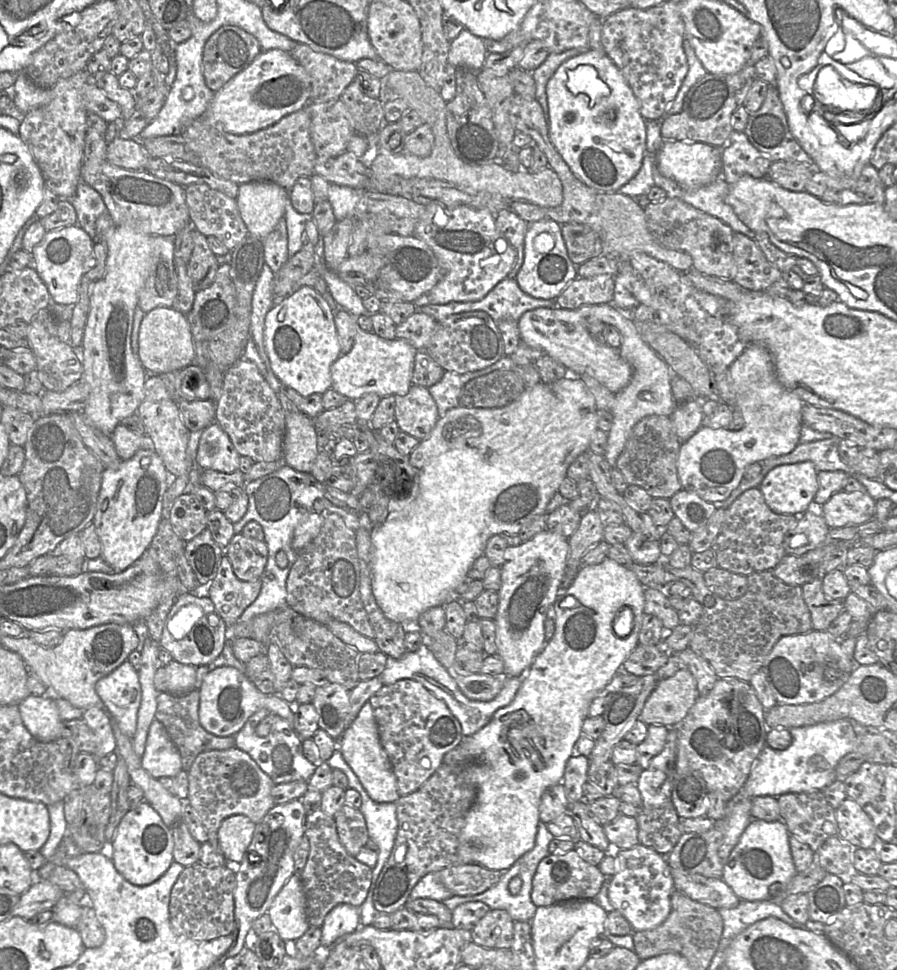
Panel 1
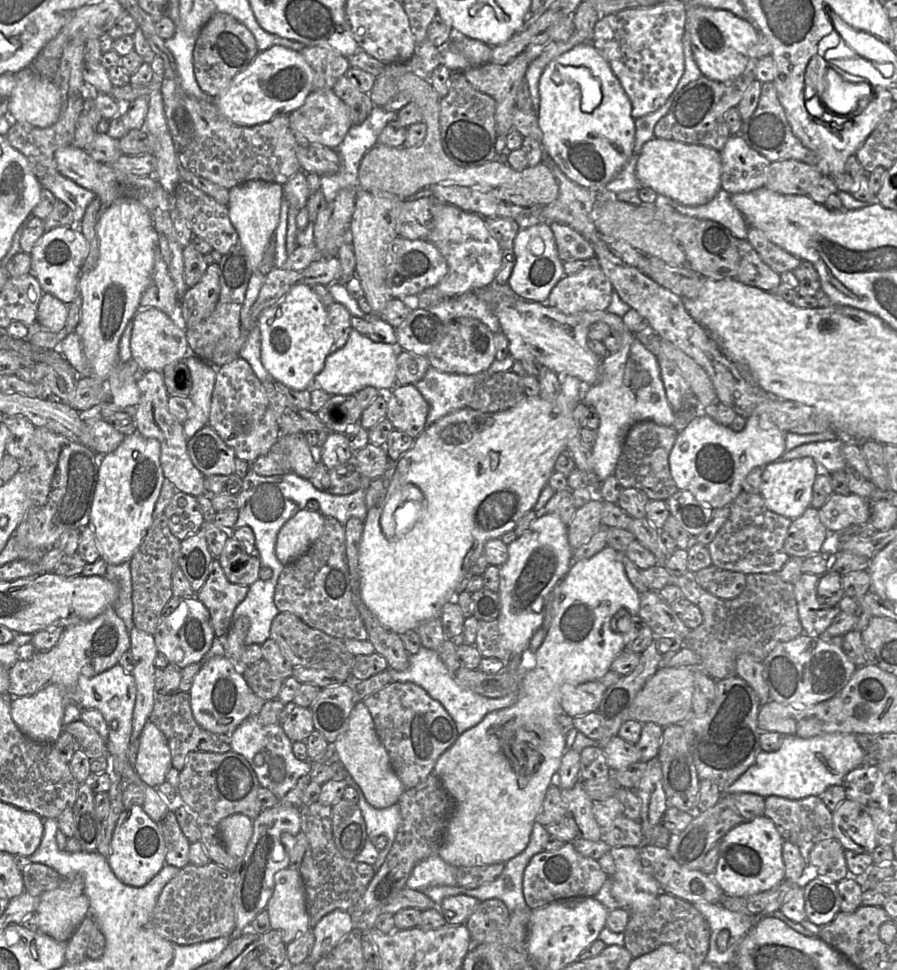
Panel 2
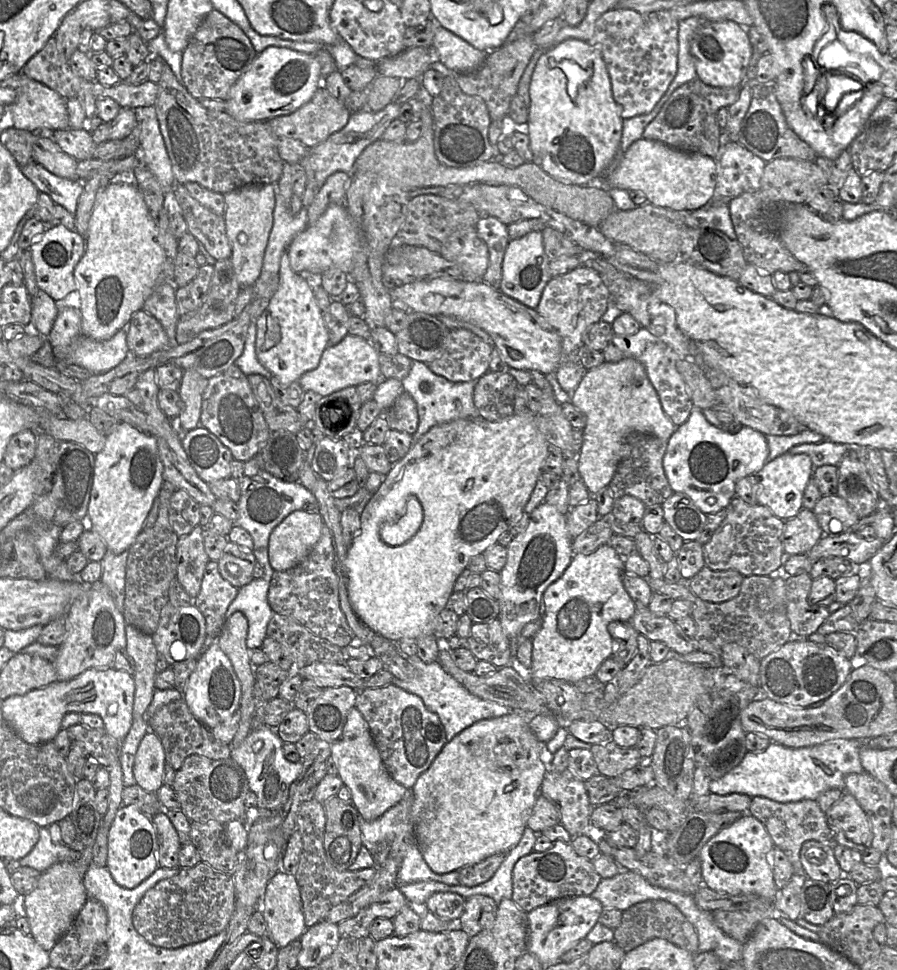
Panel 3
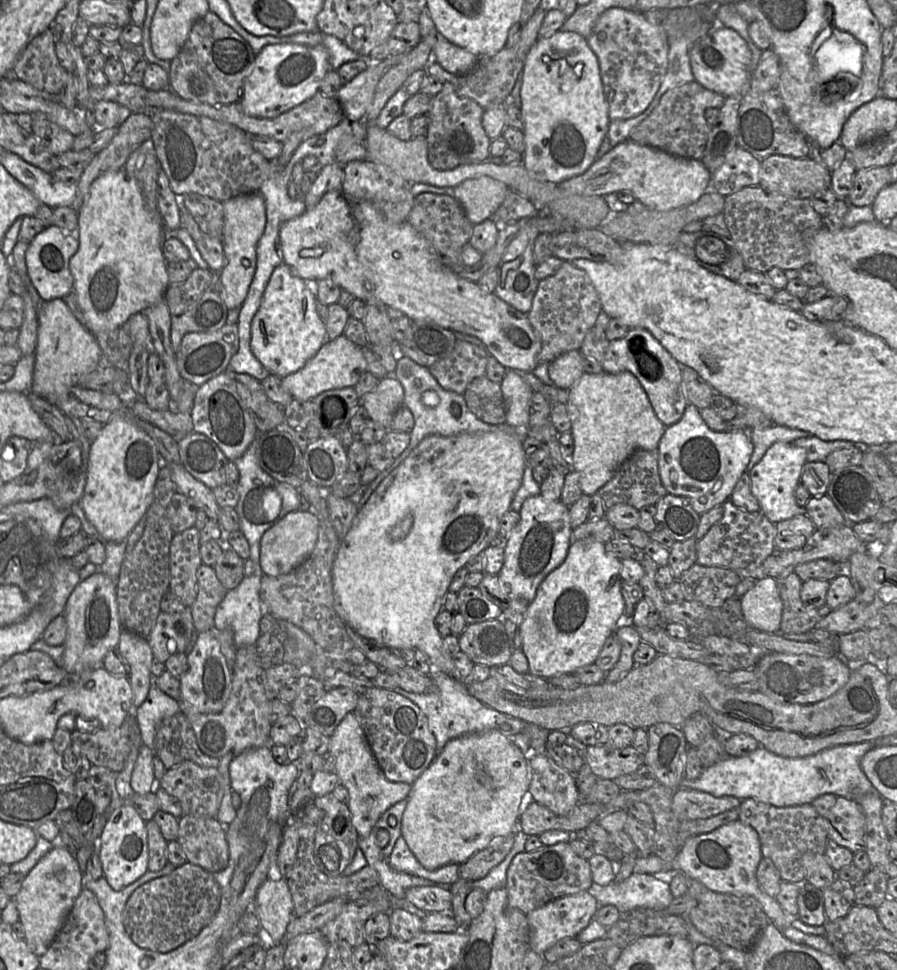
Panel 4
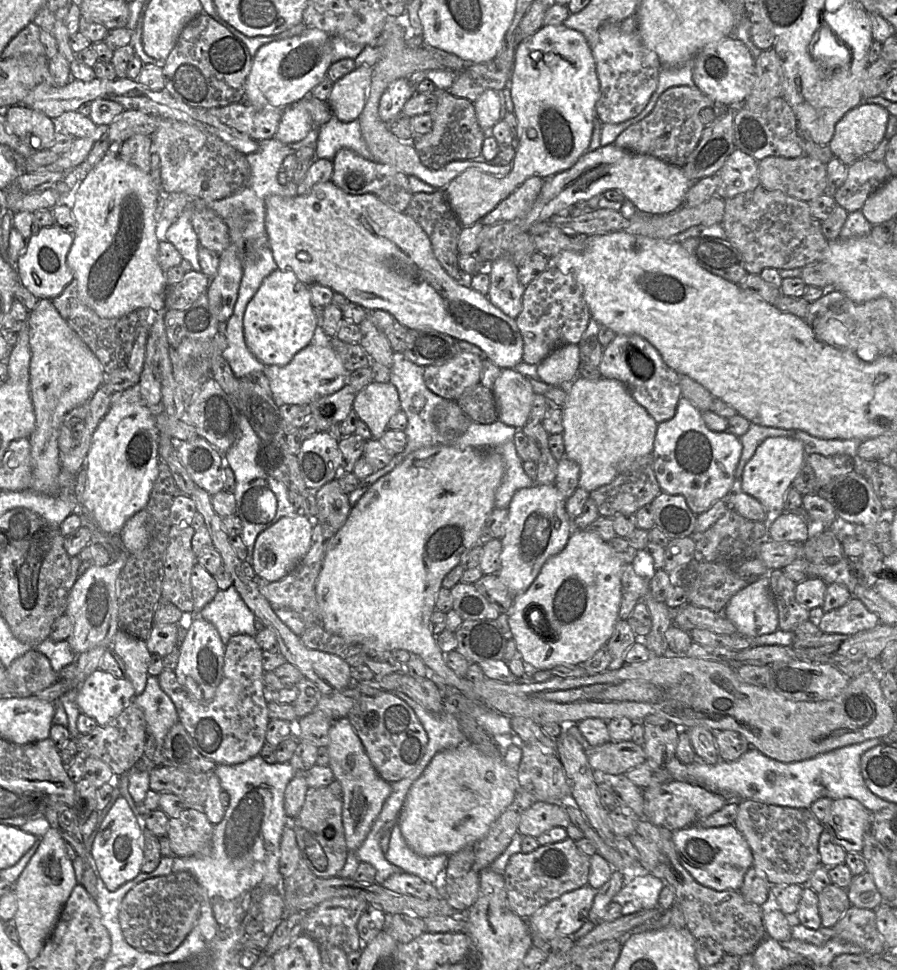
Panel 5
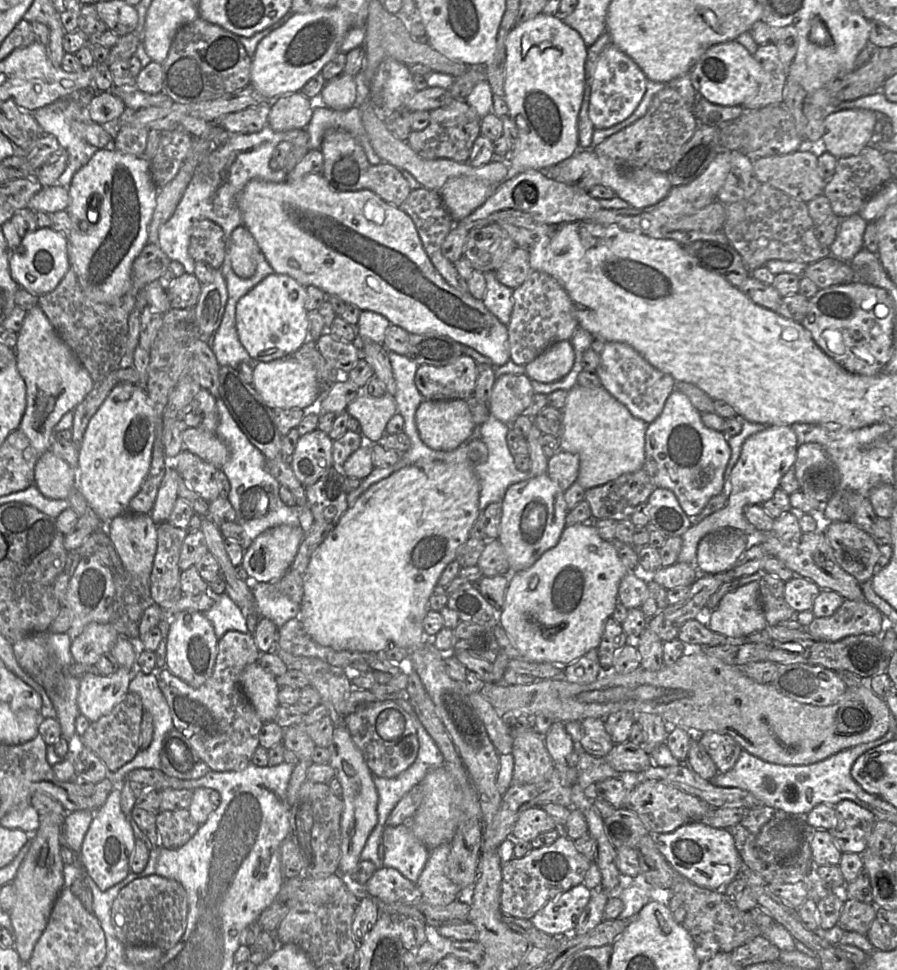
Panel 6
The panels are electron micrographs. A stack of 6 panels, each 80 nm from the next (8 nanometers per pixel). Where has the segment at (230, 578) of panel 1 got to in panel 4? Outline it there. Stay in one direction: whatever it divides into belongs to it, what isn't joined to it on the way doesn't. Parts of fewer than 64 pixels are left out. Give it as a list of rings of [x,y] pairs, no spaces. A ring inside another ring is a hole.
[[[204,563],[197,570],[197,597],[190,607],[196,632],[215,630],[214,618],[218,605],[228,590],[216,576],[214,566]]]

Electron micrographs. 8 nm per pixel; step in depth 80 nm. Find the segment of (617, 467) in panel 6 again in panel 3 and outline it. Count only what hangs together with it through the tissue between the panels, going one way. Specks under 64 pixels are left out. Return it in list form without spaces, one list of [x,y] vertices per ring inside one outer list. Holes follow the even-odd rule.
[[[624,358],[614,363],[603,362],[586,371],[578,386],[570,393],[569,401],[586,416],[583,444],[577,456],[577,464],[581,479],[592,496],[611,482],[618,464],[628,454],[628,438],[632,434],[649,434],[667,441],[679,427],[664,413],[644,366],[633,358]]]

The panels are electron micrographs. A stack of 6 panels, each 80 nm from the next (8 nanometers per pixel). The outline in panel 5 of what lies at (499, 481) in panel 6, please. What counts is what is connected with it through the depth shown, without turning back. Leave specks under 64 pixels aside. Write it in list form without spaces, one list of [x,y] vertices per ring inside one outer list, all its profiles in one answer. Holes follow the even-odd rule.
[[[506,442],[496,449],[489,449],[498,452],[504,461],[504,475],[495,494],[495,507],[508,509],[511,499],[516,491],[521,488],[528,488],[535,484],[524,471],[522,463],[516,453],[513,442]]]

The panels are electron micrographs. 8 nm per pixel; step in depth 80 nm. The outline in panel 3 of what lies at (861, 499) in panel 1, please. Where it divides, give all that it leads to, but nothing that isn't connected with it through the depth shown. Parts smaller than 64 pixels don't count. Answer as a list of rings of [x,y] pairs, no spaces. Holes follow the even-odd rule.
[[[836,494],[822,496],[812,512],[825,536],[851,530],[860,520],[847,501]]]

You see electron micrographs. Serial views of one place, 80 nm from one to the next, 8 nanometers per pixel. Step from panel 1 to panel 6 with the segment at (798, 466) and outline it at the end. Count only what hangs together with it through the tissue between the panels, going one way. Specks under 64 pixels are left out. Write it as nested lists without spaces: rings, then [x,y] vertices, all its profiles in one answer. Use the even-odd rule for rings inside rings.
[[[769,426],[749,436],[742,445],[740,456],[729,477],[727,503],[722,509],[708,516],[708,522],[718,524],[718,529],[753,533],[756,529],[745,519],[744,508],[748,505],[761,505],[773,497],[775,491],[779,489],[782,476],[793,468],[798,446],[796,435],[788,426]]]

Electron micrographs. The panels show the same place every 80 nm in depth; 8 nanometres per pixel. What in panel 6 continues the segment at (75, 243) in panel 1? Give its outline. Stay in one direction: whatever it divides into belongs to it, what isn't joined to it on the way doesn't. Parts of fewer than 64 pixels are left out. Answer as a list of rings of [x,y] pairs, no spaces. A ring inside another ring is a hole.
[[[38,228],[21,239],[19,247],[9,252],[9,269],[19,287],[42,296],[55,290],[70,268],[68,241],[60,232],[50,228]]]

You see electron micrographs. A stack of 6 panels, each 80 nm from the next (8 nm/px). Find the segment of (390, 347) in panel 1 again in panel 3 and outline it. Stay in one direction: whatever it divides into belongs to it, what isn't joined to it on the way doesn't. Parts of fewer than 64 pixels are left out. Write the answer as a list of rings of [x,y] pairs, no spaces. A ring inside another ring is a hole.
[[[347,334],[338,344],[328,346],[320,359],[319,365],[306,373],[298,380],[298,384],[306,391],[314,391],[323,396],[347,387],[357,387],[365,382],[376,385],[386,380],[380,370],[379,353],[367,340]]]

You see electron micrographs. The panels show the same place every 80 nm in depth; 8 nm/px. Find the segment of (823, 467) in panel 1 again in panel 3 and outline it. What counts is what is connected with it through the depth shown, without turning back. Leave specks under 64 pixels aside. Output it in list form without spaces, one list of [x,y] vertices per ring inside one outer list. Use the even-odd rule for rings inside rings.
[[[825,440],[819,443],[805,443],[794,446],[787,453],[807,454],[814,468],[823,465],[838,466],[847,451],[852,450],[852,445],[835,443]]]

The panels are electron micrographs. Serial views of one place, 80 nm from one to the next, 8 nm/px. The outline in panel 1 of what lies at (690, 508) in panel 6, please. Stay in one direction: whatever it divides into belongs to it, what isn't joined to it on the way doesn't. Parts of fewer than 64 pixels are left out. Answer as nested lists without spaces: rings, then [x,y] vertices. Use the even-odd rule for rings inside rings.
[[[749,344],[729,367],[736,394],[734,410],[741,413],[744,426],[738,431],[702,425],[680,445],[677,473],[682,489],[716,505],[724,502],[744,479],[746,468],[765,459],[790,453],[800,443],[801,409],[805,403],[781,385],[775,374],[770,351],[762,344]]]

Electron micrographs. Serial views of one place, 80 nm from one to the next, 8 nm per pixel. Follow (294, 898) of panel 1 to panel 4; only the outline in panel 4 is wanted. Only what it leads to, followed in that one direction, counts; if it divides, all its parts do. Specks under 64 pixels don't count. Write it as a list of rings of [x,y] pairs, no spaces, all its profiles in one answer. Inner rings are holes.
[[[270,869],[269,879],[259,888],[255,900],[255,912],[263,926],[258,935],[266,943],[264,949],[284,942],[287,926],[294,917],[293,910],[286,879],[279,873],[271,873]]]

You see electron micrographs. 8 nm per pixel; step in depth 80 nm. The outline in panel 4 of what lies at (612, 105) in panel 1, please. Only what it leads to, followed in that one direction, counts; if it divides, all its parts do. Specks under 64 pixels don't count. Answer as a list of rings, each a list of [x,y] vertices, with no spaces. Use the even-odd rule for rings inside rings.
[[[557,31],[551,37],[539,38],[531,47],[522,70],[522,85],[520,89],[521,106],[520,110],[523,118],[523,134],[525,149],[522,153],[521,163],[526,168],[529,175],[537,180],[562,183],[565,180],[583,174],[598,158],[599,148],[606,137],[609,124],[609,104],[604,94],[603,83],[601,79],[599,61],[596,54],[588,45],[587,39],[576,32]]]

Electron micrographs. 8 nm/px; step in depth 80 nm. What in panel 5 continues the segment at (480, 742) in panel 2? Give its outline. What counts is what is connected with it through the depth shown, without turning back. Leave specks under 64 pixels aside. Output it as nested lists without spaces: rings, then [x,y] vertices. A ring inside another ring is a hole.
[[[584,529],[573,530],[564,549],[544,563],[538,576],[524,593],[513,597],[512,605],[507,612],[508,624],[516,642],[517,656],[527,667],[551,670],[558,666],[578,666],[607,643],[619,620],[623,566],[623,562],[608,543],[596,533]],[[531,606],[540,610],[535,609],[535,614],[530,614]],[[470,743],[460,744],[455,748],[445,749],[440,751],[420,777],[410,787],[404,801],[403,808],[398,817],[398,825],[408,846],[417,854],[424,857],[432,857],[440,854],[450,855],[464,848],[467,845],[475,844],[484,838],[491,825],[497,820],[497,818],[503,813],[503,811],[513,802],[515,794],[519,788],[517,769],[510,768],[504,762],[501,754],[500,756],[488,756],[482,753],[477,747]]]

